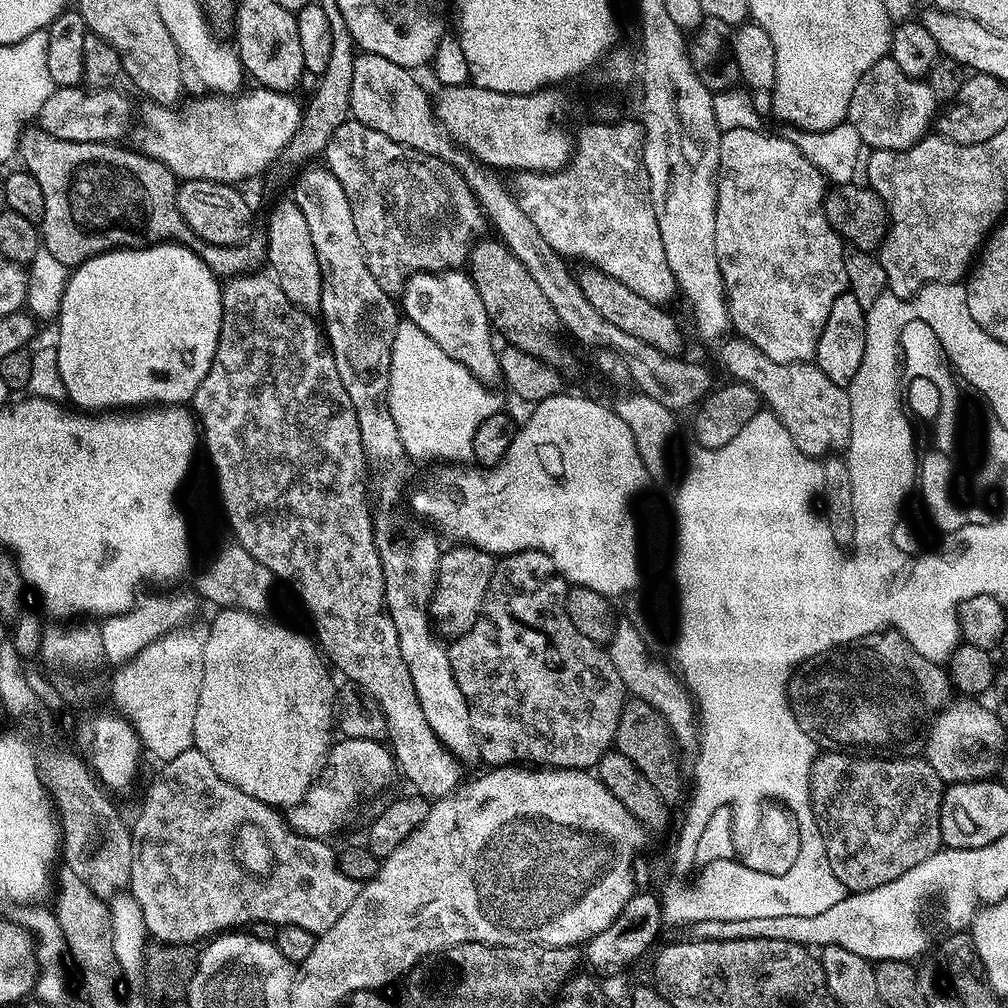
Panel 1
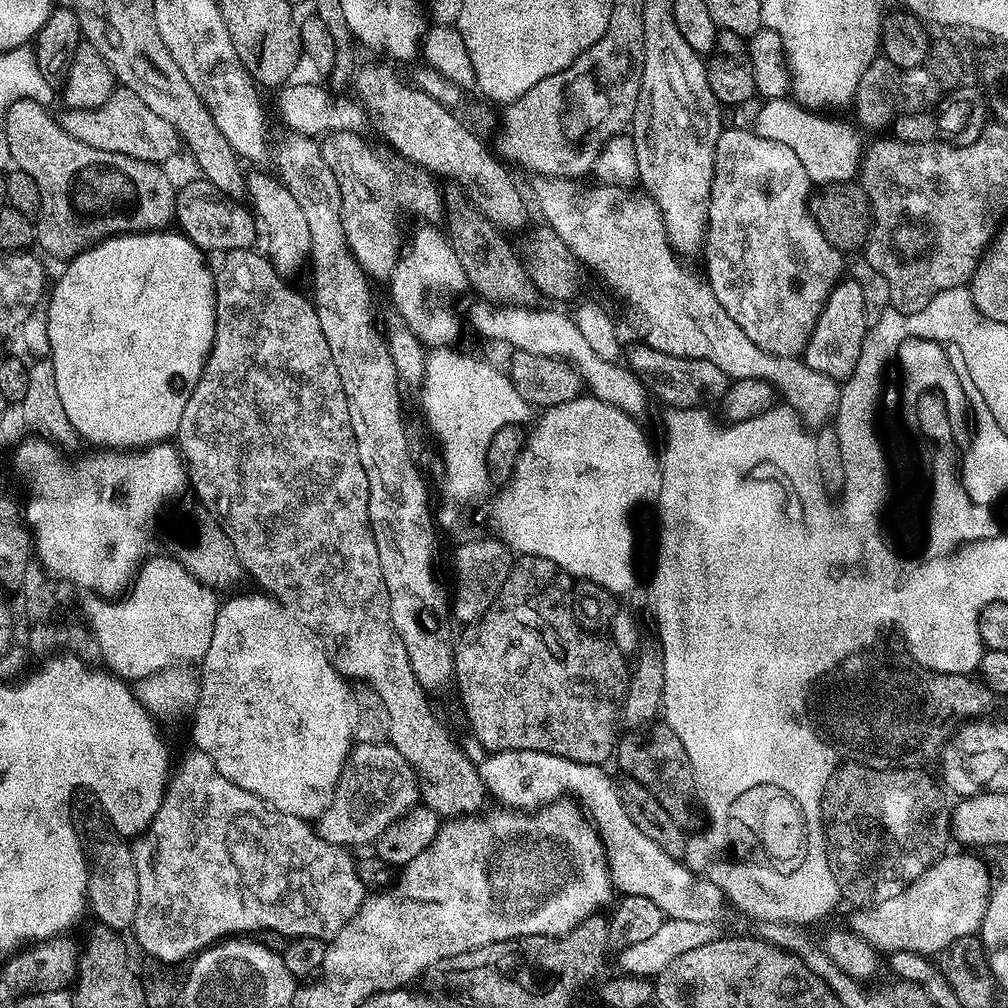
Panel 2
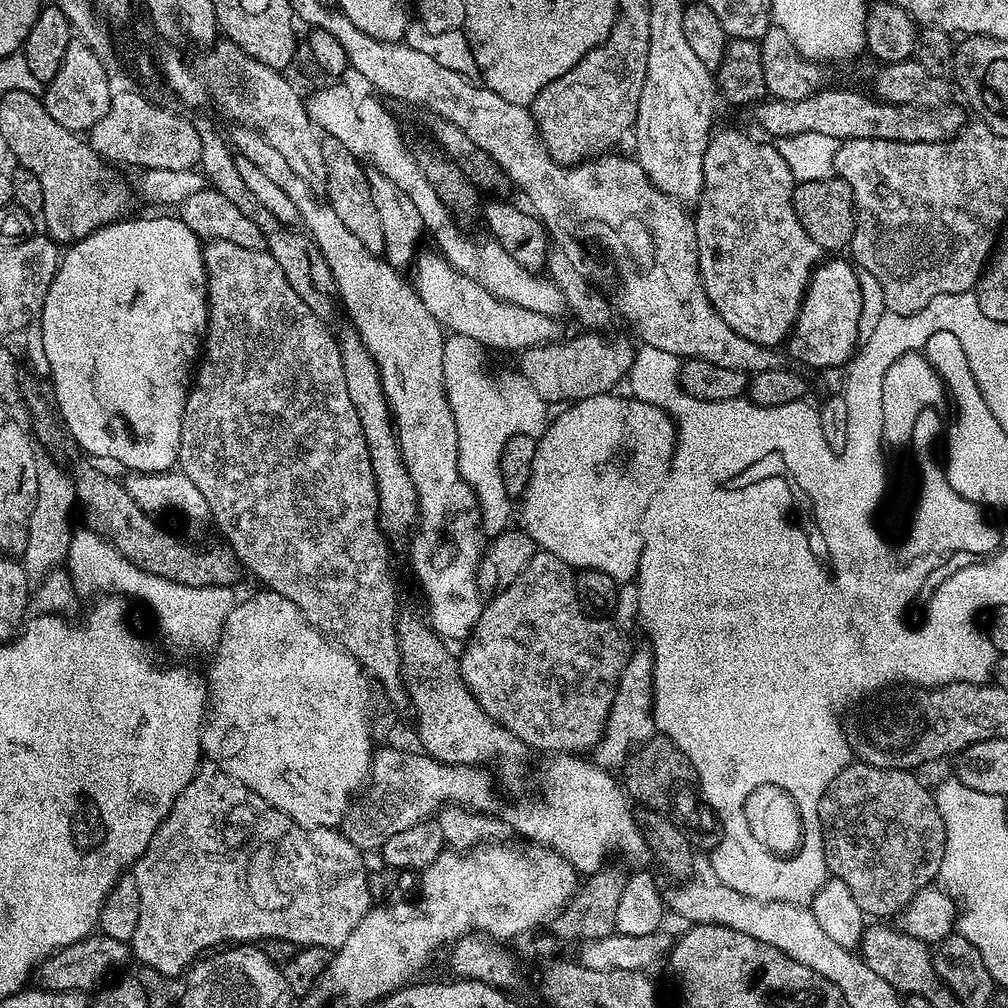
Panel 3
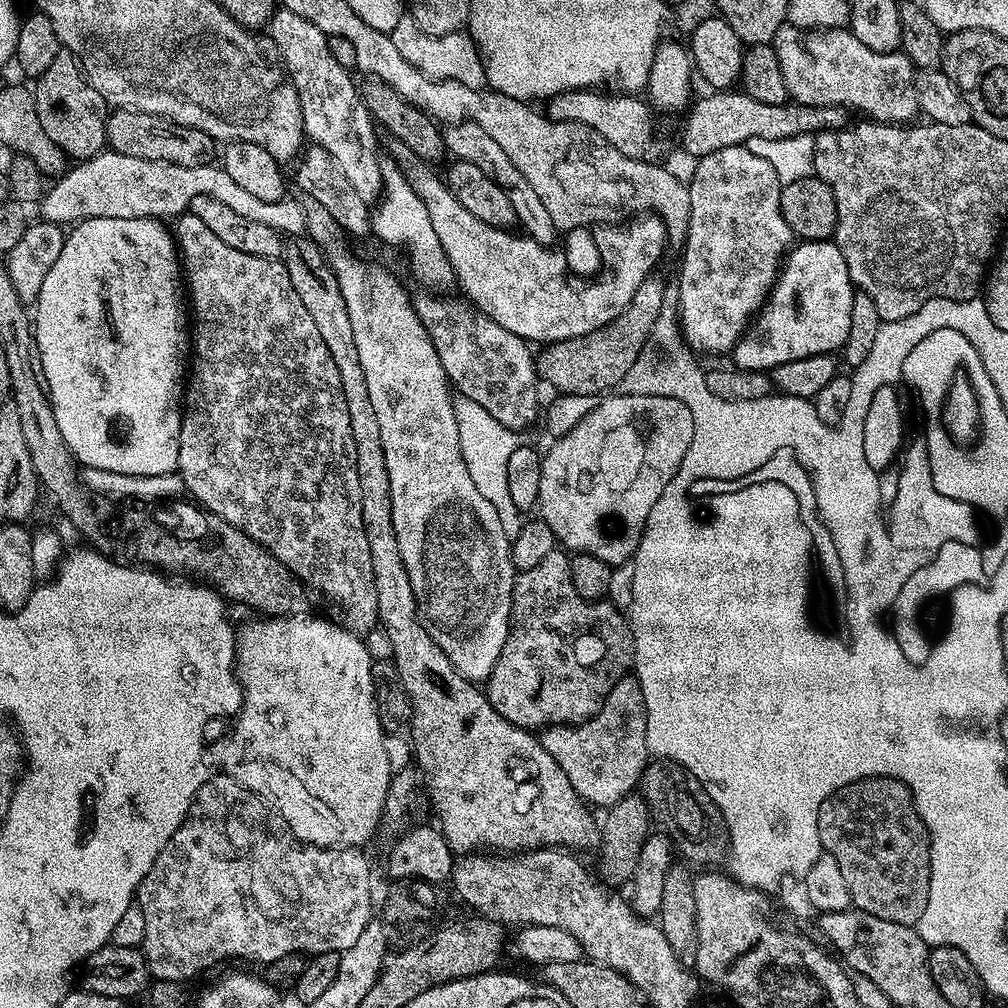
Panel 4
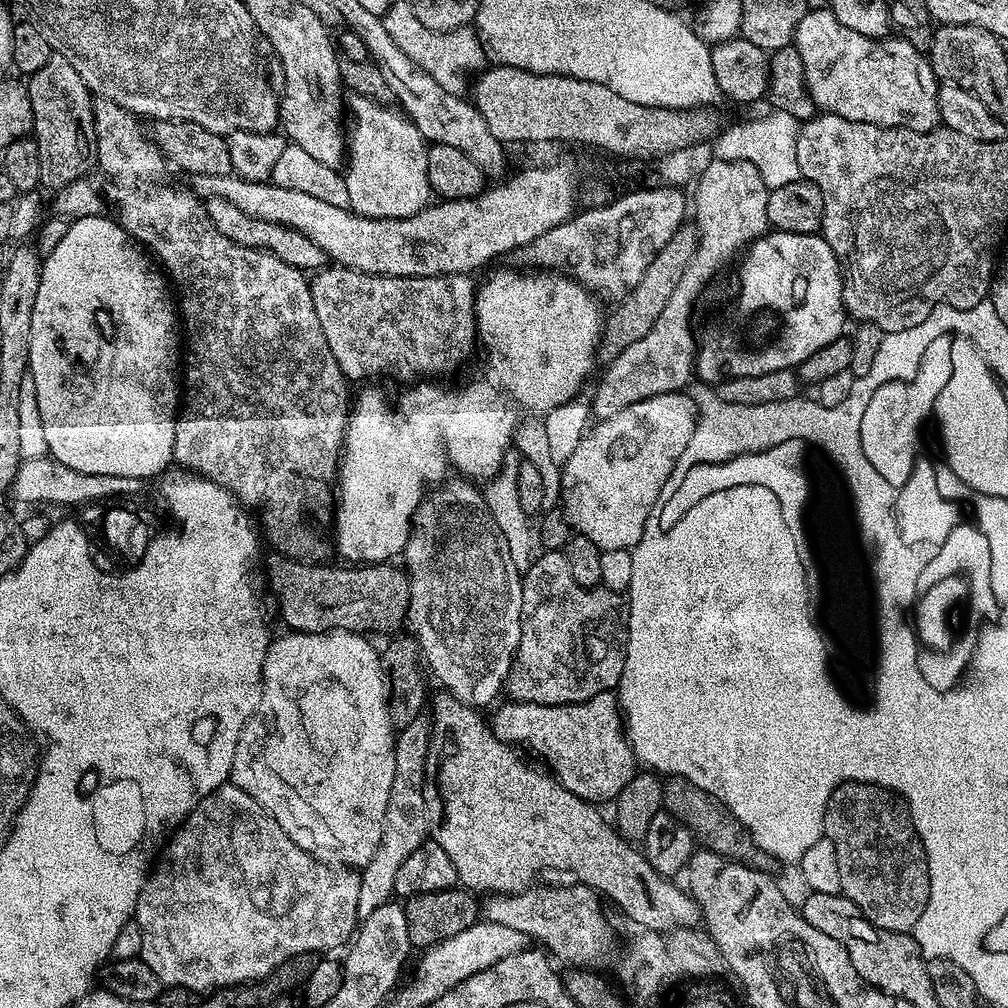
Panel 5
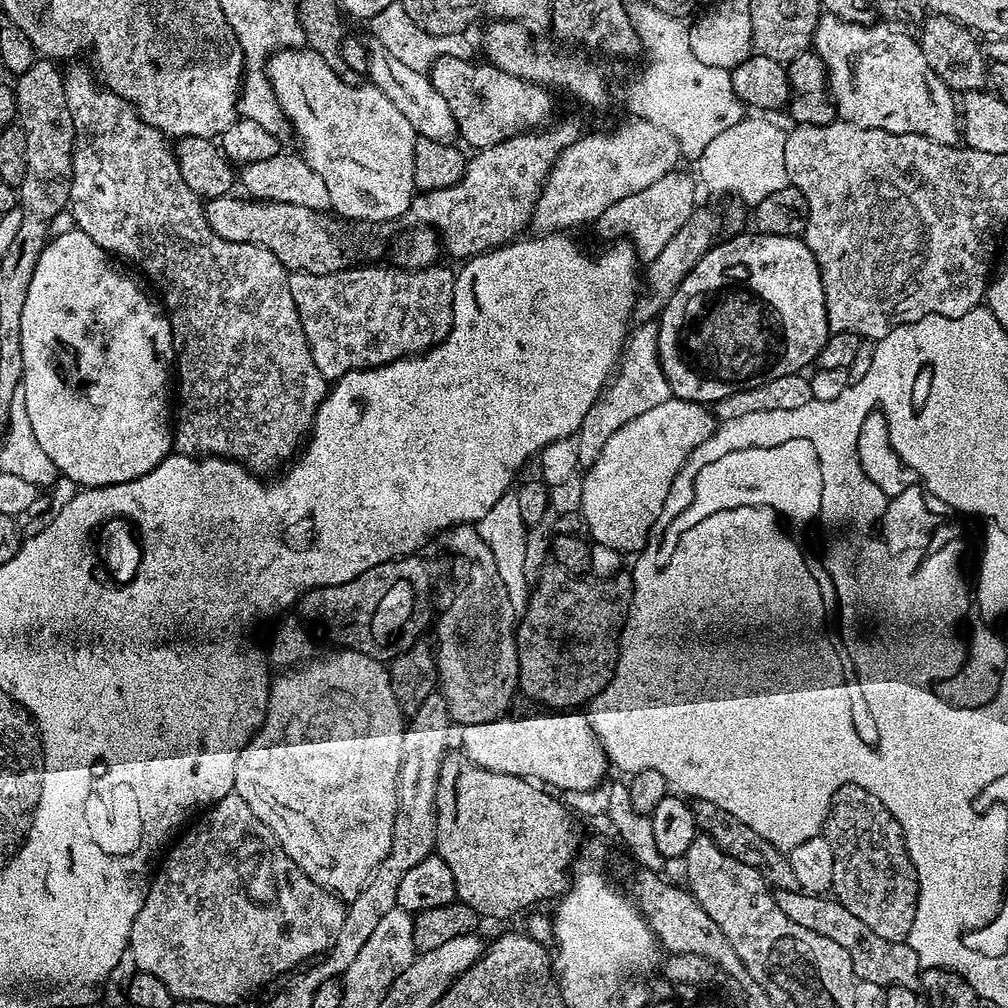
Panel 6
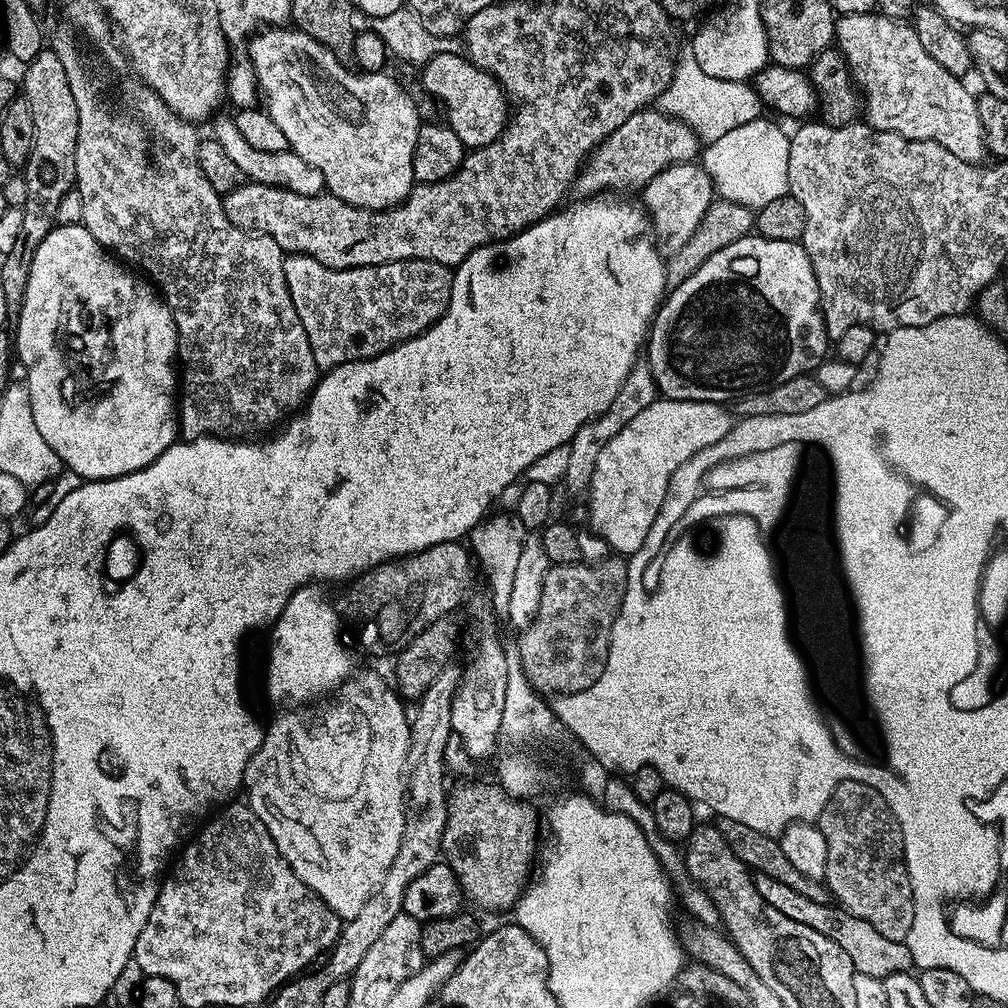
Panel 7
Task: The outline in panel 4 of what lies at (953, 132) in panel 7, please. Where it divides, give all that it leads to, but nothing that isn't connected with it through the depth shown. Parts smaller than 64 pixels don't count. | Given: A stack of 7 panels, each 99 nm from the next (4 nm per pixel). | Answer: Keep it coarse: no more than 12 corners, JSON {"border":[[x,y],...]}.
{"border":[[785,22],[771,46],[789,97],[878,124],[920,112],[903,51],[833,28],[813,48]]}

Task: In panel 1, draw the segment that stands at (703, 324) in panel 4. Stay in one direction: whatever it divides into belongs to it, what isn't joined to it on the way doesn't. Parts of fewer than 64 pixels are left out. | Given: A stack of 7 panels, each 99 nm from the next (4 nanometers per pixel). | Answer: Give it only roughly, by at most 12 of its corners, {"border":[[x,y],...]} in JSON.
{"border":[[723,130],[728,318],[816,355],[848,291],[826,177],[795,139]]}

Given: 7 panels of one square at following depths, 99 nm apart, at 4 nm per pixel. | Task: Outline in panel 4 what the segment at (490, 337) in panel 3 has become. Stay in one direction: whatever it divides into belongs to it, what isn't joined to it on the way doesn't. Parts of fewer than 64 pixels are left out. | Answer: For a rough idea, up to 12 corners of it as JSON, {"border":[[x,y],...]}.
{"border":[[395,163],[382,168],[371,231],[404,244],[428,290],[452,267],[422,198]]}

